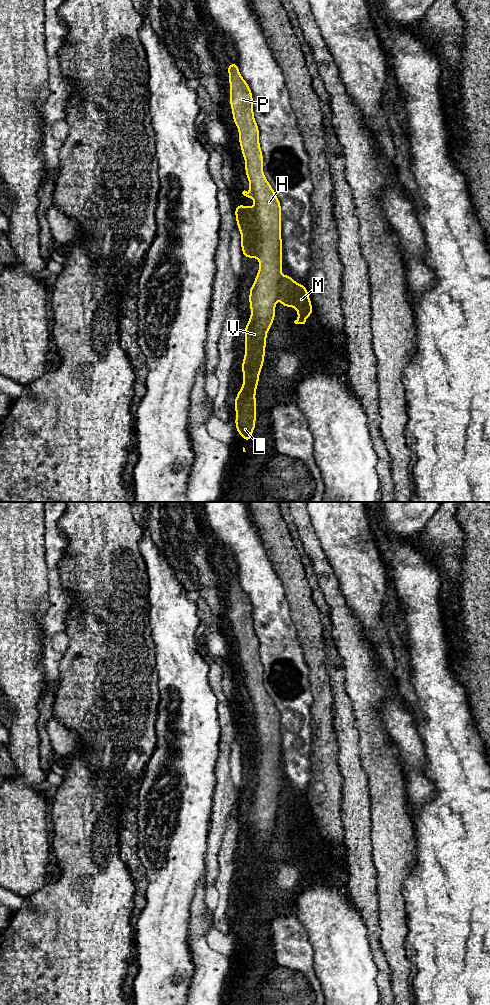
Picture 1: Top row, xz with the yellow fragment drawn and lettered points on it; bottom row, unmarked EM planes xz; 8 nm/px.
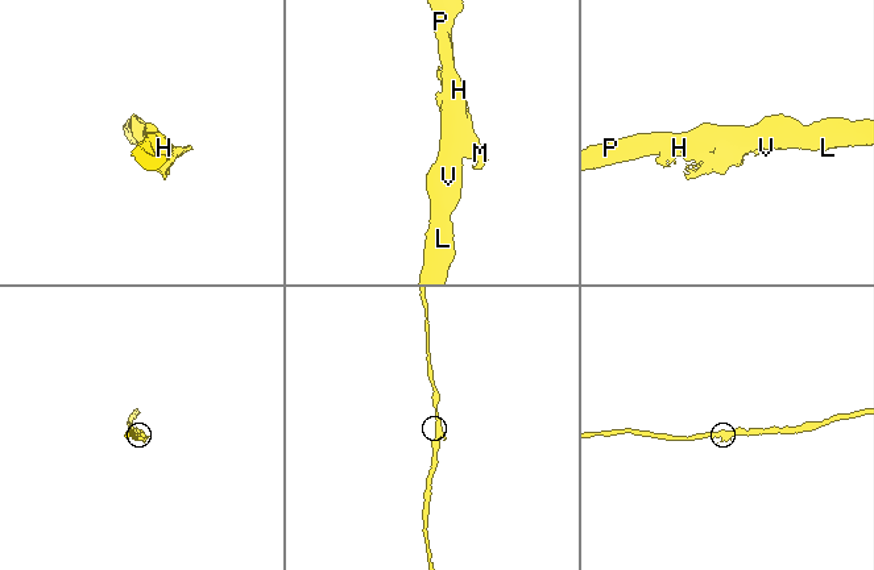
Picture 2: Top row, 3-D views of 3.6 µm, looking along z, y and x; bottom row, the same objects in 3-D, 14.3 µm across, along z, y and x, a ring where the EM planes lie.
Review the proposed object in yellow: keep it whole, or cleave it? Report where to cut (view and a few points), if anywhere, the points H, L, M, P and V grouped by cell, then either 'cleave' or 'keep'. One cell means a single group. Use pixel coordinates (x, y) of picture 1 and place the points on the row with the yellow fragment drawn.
cut in xz along (252, 207), (257, 224), (259, 257); H L P V / M; cleave

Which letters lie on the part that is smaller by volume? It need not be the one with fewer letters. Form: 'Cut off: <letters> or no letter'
Cut off: M

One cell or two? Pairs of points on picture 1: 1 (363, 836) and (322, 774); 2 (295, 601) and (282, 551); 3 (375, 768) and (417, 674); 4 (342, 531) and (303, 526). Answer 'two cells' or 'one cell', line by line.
1: two cells
2: one cell
3: two cells
4: two cells

